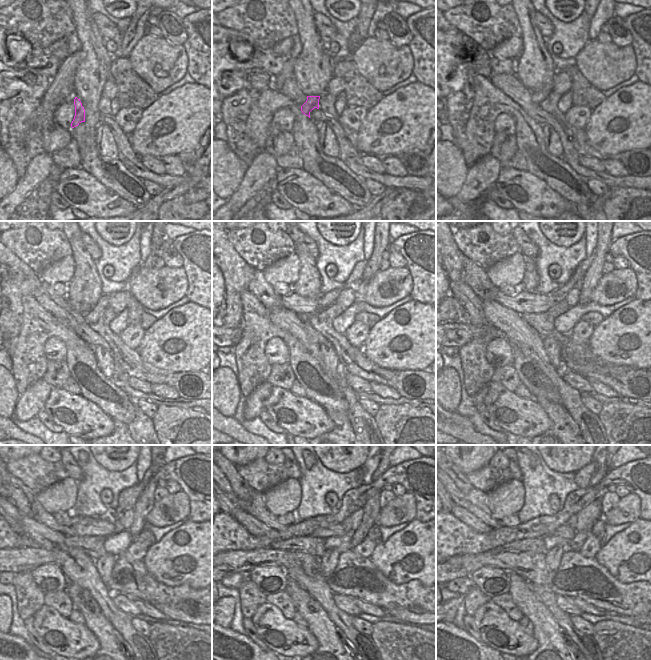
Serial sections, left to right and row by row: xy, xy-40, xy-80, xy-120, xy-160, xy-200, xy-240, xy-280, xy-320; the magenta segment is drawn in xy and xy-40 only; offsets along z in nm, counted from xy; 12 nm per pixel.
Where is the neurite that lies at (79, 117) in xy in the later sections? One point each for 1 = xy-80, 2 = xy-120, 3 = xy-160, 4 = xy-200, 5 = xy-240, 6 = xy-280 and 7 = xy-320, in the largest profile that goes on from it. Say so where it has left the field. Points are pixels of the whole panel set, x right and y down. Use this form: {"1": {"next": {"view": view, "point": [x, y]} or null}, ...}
{"1": {"next": {"view": "xy-80", "point": [537, 97]}}, "2": {"next": {"view": "xy-120", "point": [95, 313]}}, "3": {"next": {"view": "xy-160", "point": [329, 298]}}, "4": {"next": {"view": "xy-200", "point": [557, 294]}}, "5": {"next": {"view": "xy-240", "point": [153, 469]}}, "6": {"next": {"view": "xy-280", "point": [383, 465]}}, "7": {"next": {"view": "xy-320", "point": [608, 465]}}}

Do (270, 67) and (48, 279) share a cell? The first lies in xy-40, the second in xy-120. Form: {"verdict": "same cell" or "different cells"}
{"verdict": "different cells"}

